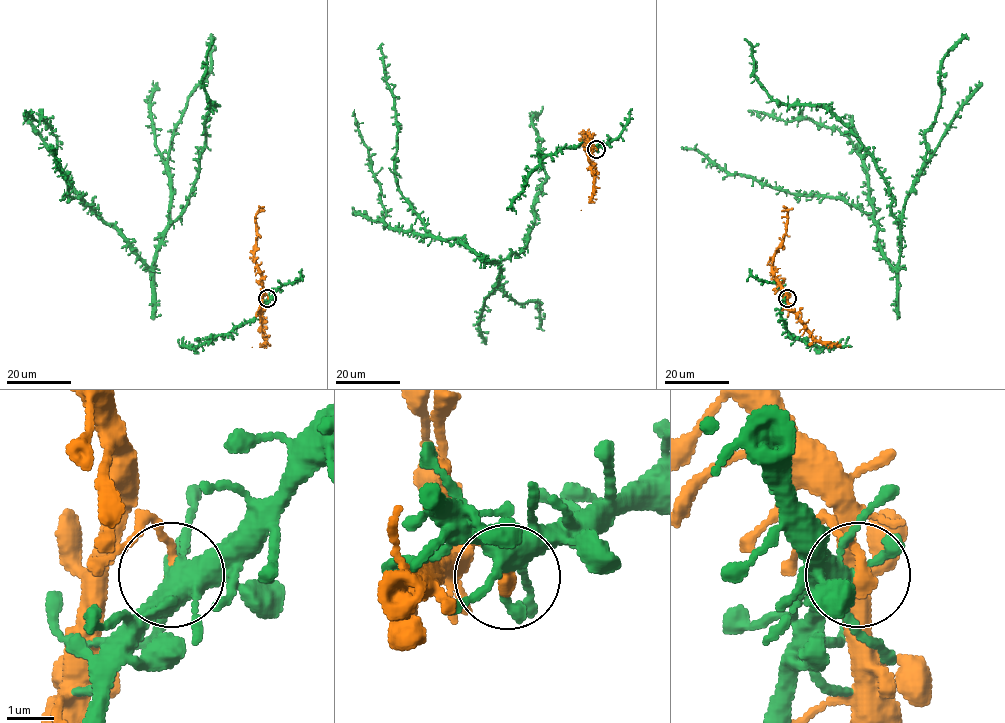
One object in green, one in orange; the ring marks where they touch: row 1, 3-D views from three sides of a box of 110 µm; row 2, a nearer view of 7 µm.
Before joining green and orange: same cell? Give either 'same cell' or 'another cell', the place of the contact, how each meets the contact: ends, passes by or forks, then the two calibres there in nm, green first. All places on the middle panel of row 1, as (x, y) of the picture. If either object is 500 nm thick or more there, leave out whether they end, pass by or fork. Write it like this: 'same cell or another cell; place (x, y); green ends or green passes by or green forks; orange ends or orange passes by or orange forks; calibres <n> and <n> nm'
same cell; place (596, 149); green forks; orange ends; calibres 360 and 320 nm

